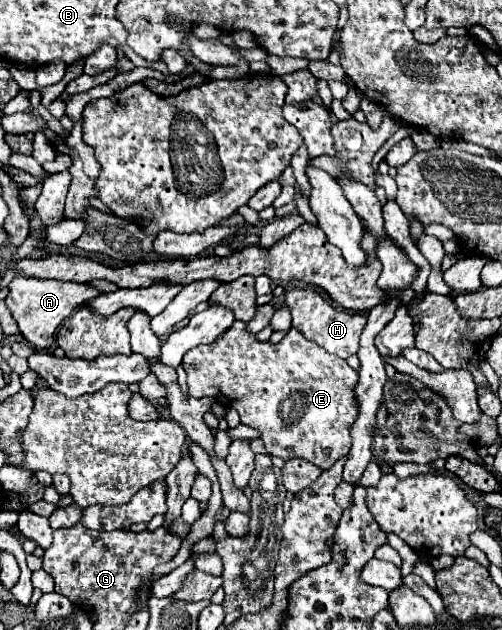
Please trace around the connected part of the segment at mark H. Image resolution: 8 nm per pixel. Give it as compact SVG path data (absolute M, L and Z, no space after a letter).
M294 287L294 289L286 291L284 303L292 313L292 325L296 325L306 337L316 341L326 351L330 351L342 359L346 359L358 351L358 339L362 335L362 329L366 327L364 313L336 307L320 291L314 291L310 287Z

